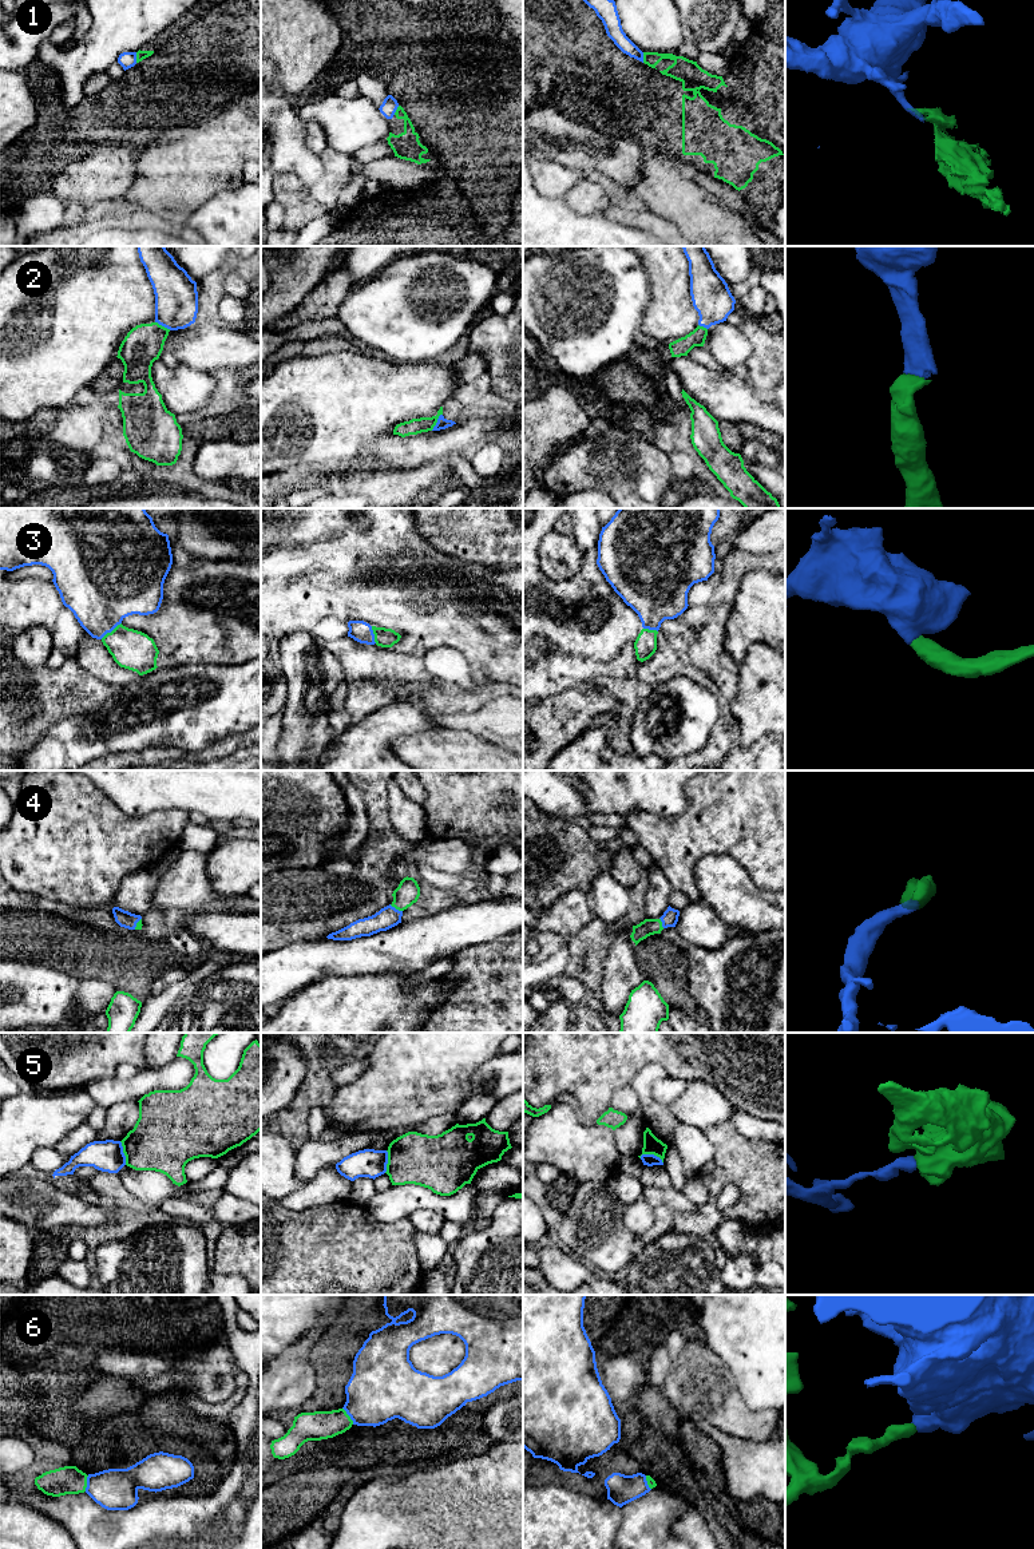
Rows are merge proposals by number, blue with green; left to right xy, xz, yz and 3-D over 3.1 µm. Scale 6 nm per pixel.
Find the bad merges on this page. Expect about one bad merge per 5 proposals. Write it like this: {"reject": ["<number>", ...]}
{"reject": ["1", "5", "6"]}

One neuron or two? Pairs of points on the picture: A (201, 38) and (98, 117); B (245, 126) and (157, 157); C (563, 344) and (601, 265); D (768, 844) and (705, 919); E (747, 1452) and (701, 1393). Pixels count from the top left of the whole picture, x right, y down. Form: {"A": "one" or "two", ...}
{"A": "one", "B": "one", "C": "one", "D": "two", "E": "two"}

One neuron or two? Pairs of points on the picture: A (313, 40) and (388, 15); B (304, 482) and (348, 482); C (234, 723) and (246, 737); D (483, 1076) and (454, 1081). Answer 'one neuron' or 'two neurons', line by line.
A: two neurons
B: one neuron
C: two neurons
D: two neurons

